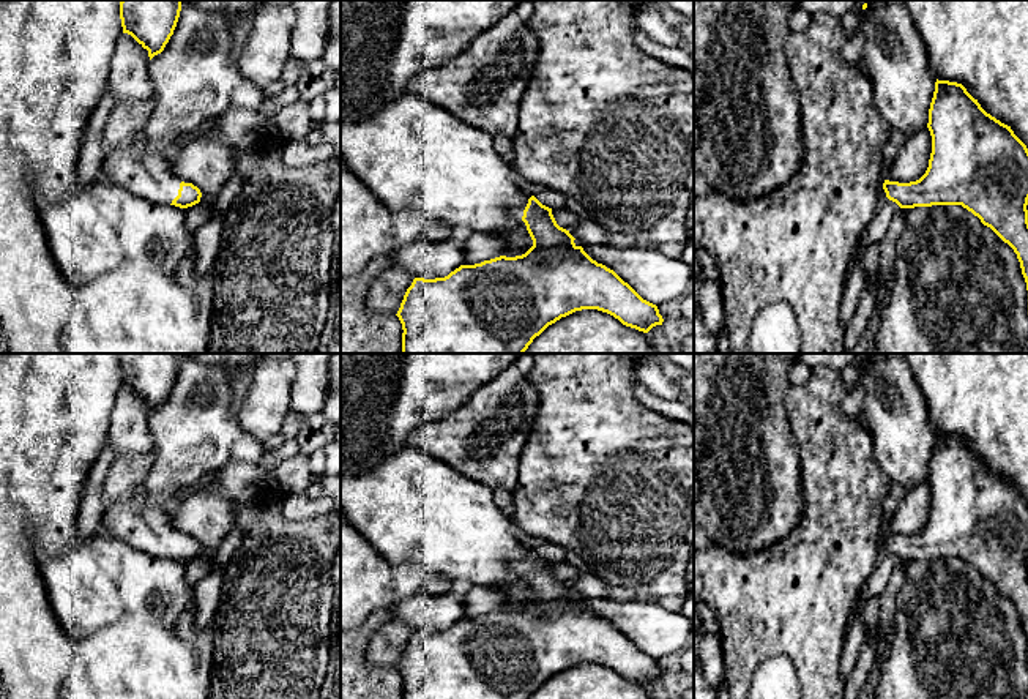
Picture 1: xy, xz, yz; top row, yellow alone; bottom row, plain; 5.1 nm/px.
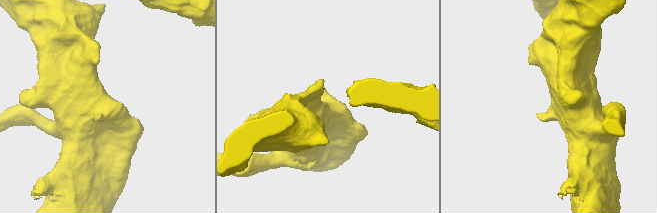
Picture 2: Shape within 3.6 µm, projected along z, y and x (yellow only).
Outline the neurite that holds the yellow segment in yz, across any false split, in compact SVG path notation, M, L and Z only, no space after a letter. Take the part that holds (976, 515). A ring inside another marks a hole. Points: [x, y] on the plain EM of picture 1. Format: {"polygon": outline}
{"polygon": "M938 434L929 462L927 481L932 489L932 506L926 527L910 536L885 533L886 551L900 562L962 559L981 576L990 581L1004 596L1008 596L1020 615L1022 628L1028 644L1028 502L1014 488L1011 480L987 467L962 437Z"}

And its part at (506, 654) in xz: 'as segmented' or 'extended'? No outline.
extended

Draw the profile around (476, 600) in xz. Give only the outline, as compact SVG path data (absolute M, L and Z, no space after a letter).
M464 587L462 600L465 607L464 619L475 619L505 607L505 596L490 587Z

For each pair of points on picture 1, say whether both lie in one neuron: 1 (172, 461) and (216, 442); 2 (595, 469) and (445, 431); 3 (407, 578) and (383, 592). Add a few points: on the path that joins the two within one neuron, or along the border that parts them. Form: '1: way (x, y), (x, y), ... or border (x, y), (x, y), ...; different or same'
1: way (183, 450), (191, 442), (205, 442); same
2: border (536, 415), (521, 455), (519, 480), (514, 486); different
3: way (401, 581), (390, 586); same

